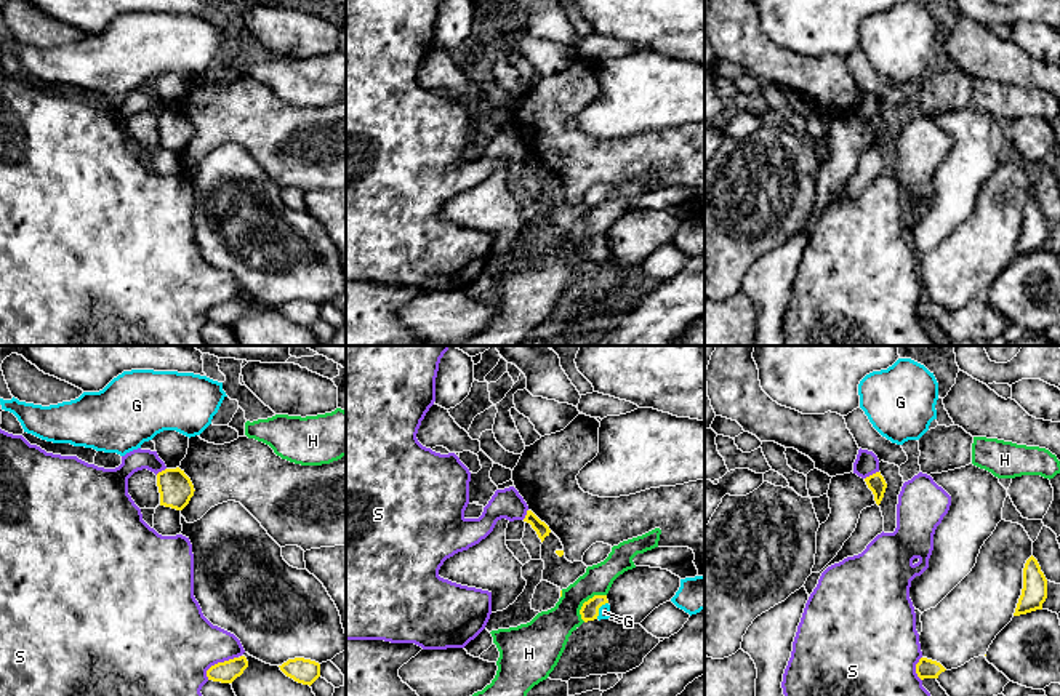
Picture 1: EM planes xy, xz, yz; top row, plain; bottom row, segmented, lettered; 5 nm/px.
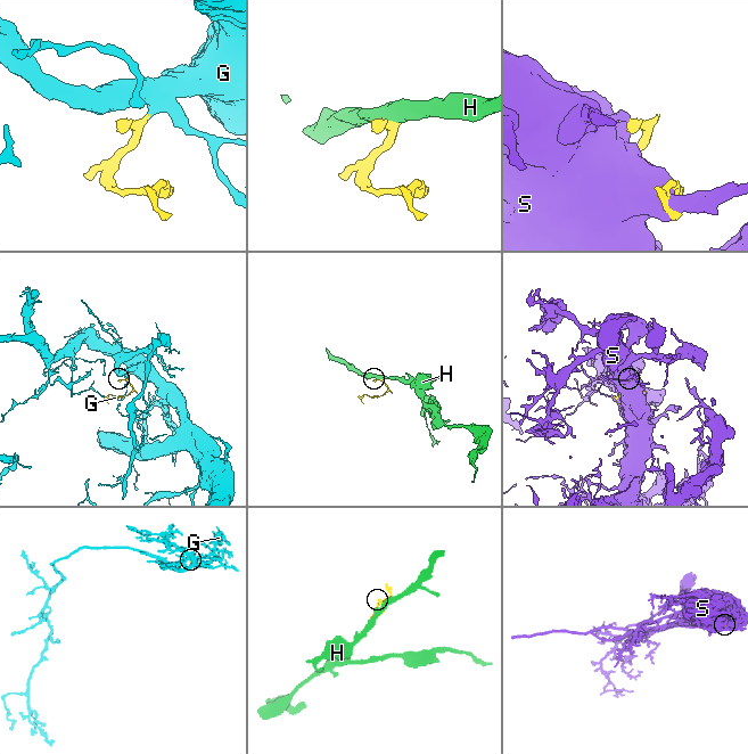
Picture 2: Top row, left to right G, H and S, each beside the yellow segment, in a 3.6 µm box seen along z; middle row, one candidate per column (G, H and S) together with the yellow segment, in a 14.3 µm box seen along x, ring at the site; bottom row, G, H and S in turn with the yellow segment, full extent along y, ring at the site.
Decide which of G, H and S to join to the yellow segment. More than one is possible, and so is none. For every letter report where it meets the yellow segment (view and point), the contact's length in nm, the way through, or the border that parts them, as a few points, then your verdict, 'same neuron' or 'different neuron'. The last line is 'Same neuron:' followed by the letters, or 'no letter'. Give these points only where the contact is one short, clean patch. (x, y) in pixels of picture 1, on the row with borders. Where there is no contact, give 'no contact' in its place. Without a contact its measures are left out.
G: meets yellow in xz at (598, 610); contact 110 nm long; runs through xz (590, 610), (598, 610), (604, 612); same neuron
H: meets yellow in xz at (585, 602); contact 180 nm long; border along xz (606, 594), (596, 594), (583, 604), (580, 610), (583, 621); different neuron
S: meets yellow in xy at (218, 663); contact 200 nm long; different neuron
Same neuron: G

